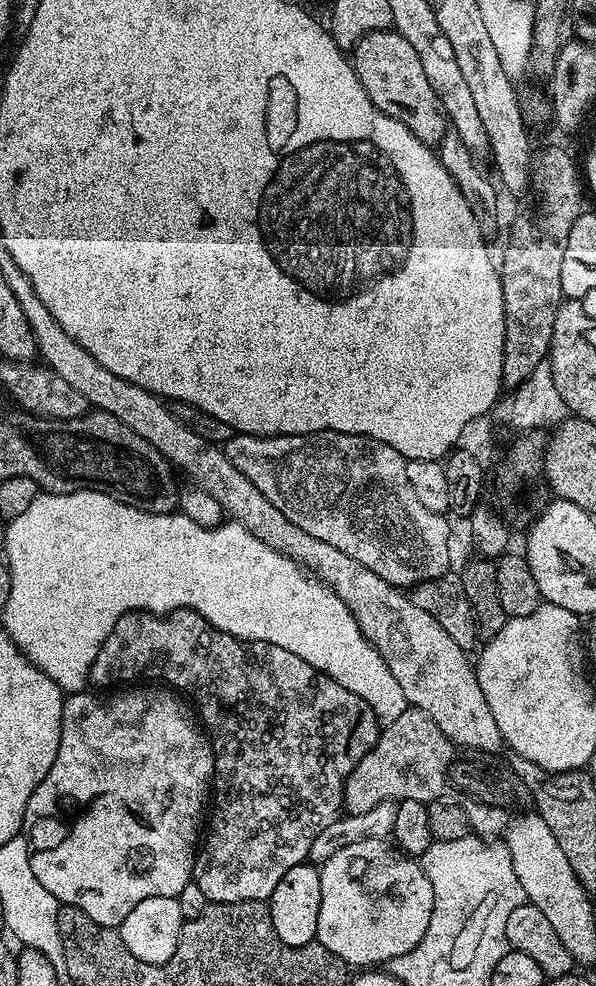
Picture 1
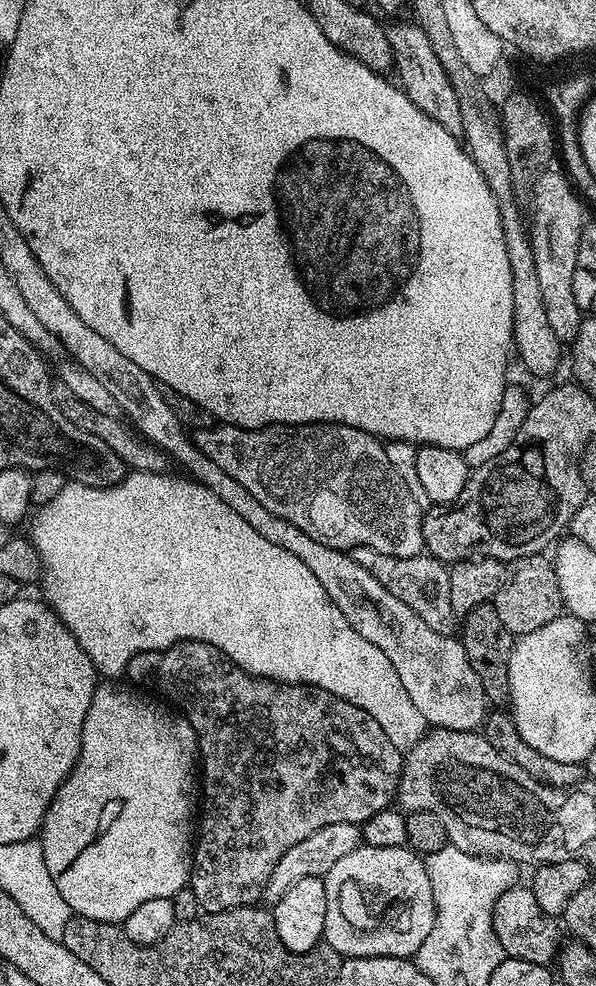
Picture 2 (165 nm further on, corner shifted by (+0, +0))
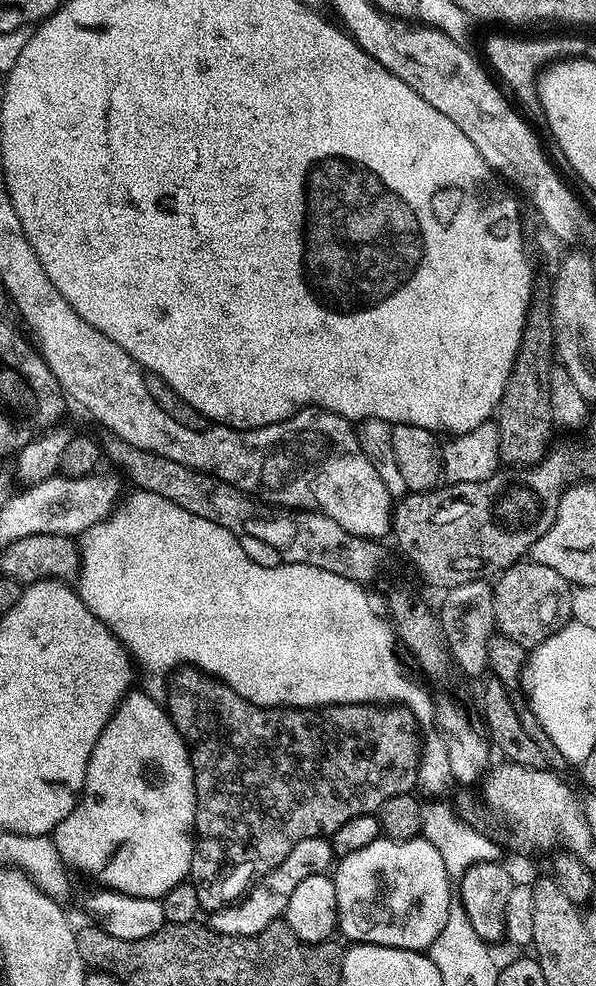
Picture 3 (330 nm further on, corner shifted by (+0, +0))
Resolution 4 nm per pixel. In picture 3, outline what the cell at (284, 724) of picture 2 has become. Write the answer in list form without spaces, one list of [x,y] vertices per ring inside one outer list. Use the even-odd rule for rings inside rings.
[[[181,666],[169,675],[166,681],[166,707],[168,717],[180,731],[182,739],[188,743],[192,753],[192,769],[194,770],[194,786],[196,787],[196,827],[194,829],[195,844],[192,853],[192,871],[190,883],[198,890],[198,902],[201,909],[215,910],[226,908],[239,901],[248,889],[261,876],[276,868],[294,850],[302,838],[315,836],[331,837],[338,826],[350,822],[350,818],[358,818],[365,814],[379,813],[381,806],[398,794],[412,792],[417,787],[416,779],[420,773],[420,745],[416,720],[406,709],[399,706],[381,706],[379,704],[325,704],[318,708],[263,708],[257,704],[246,702],[237,692],[223,680],[193,666]]]

